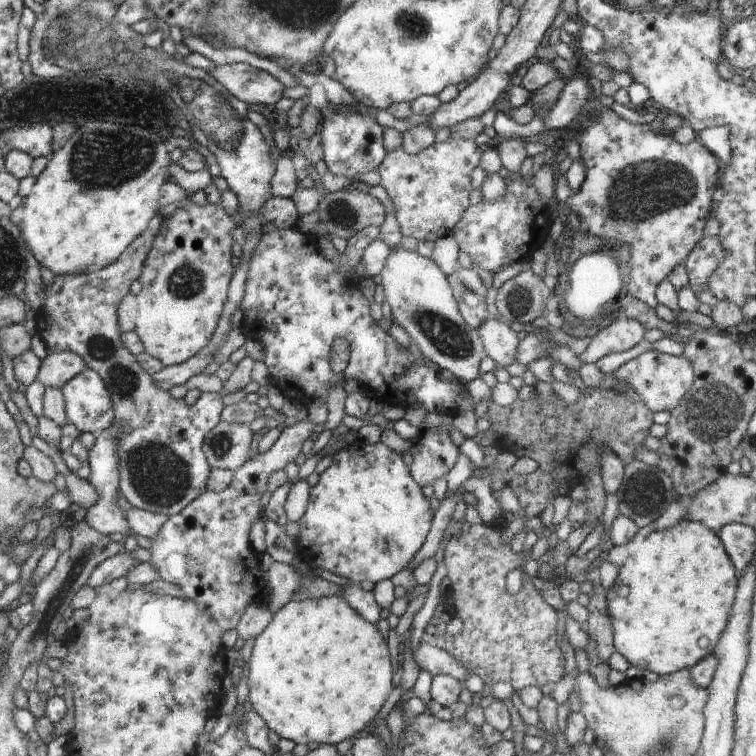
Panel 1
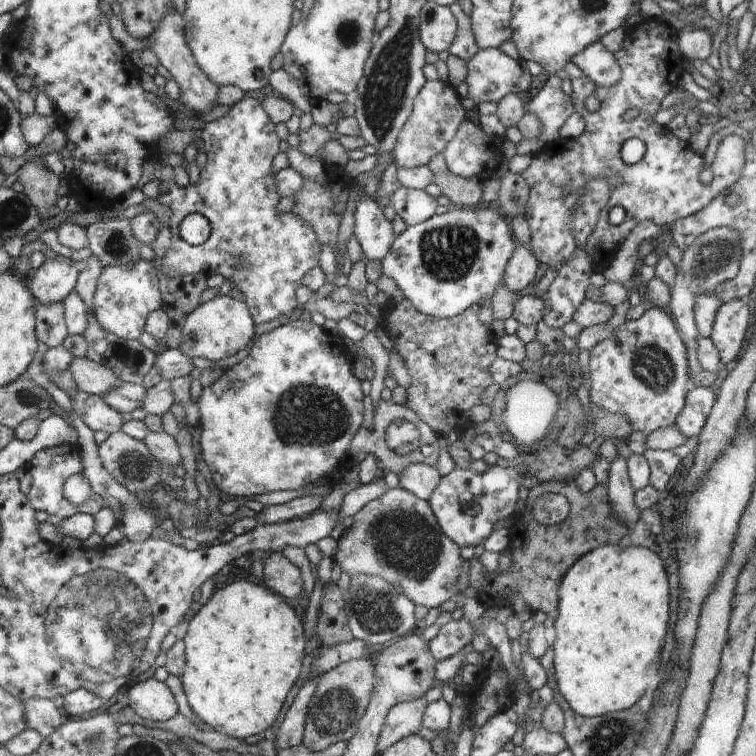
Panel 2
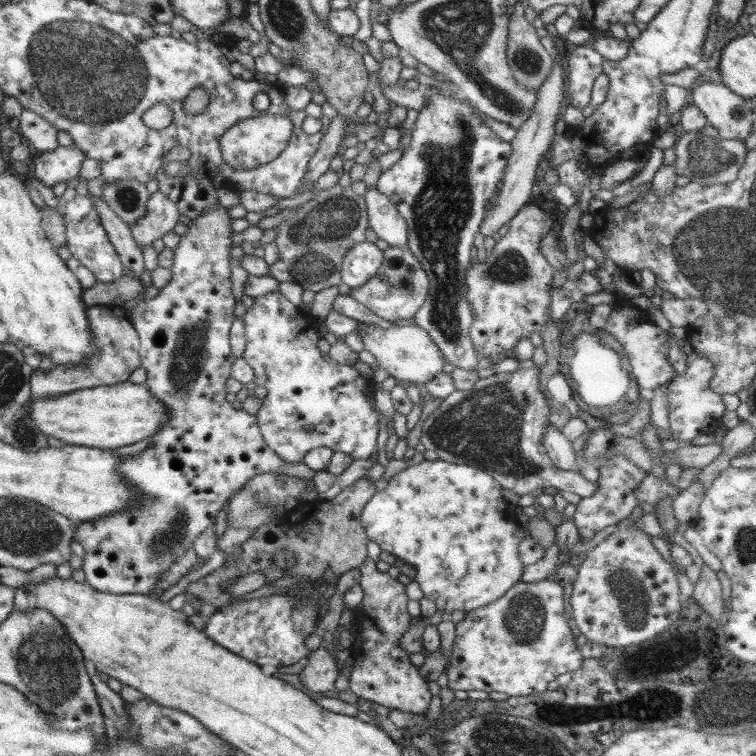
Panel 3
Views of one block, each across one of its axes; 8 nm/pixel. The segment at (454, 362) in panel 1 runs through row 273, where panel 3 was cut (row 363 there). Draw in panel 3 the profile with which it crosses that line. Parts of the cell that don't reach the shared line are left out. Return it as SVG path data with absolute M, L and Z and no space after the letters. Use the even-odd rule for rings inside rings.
M364 321L358 324L358 336L364 348L371 352L390 377L408 384L426 384L442 371L443 360L438 346L420 326L396 326L388 329L368 327Z

